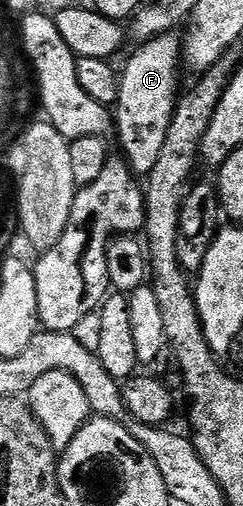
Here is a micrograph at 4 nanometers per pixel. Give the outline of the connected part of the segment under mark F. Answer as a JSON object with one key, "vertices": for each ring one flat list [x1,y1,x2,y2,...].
{"vertices":[[169,32,141,43,136,49,120,74,121,88,114,108,114,126,116,132,118,128,122,154,131,171,138,176,147,176,160,158,177,108,183,43,177,33]]}

